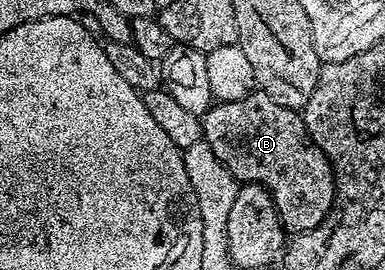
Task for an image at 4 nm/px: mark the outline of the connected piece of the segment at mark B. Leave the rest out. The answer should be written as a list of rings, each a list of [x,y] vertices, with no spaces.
[[[260,89],[242,100],[214,102],[203,116],[203,142],[242,184],[260,183],[269,191],[286,232],[315,229],[333,204],[335,181],[324,153],[313,144],[305,120],[292,107],[284,107]]]

